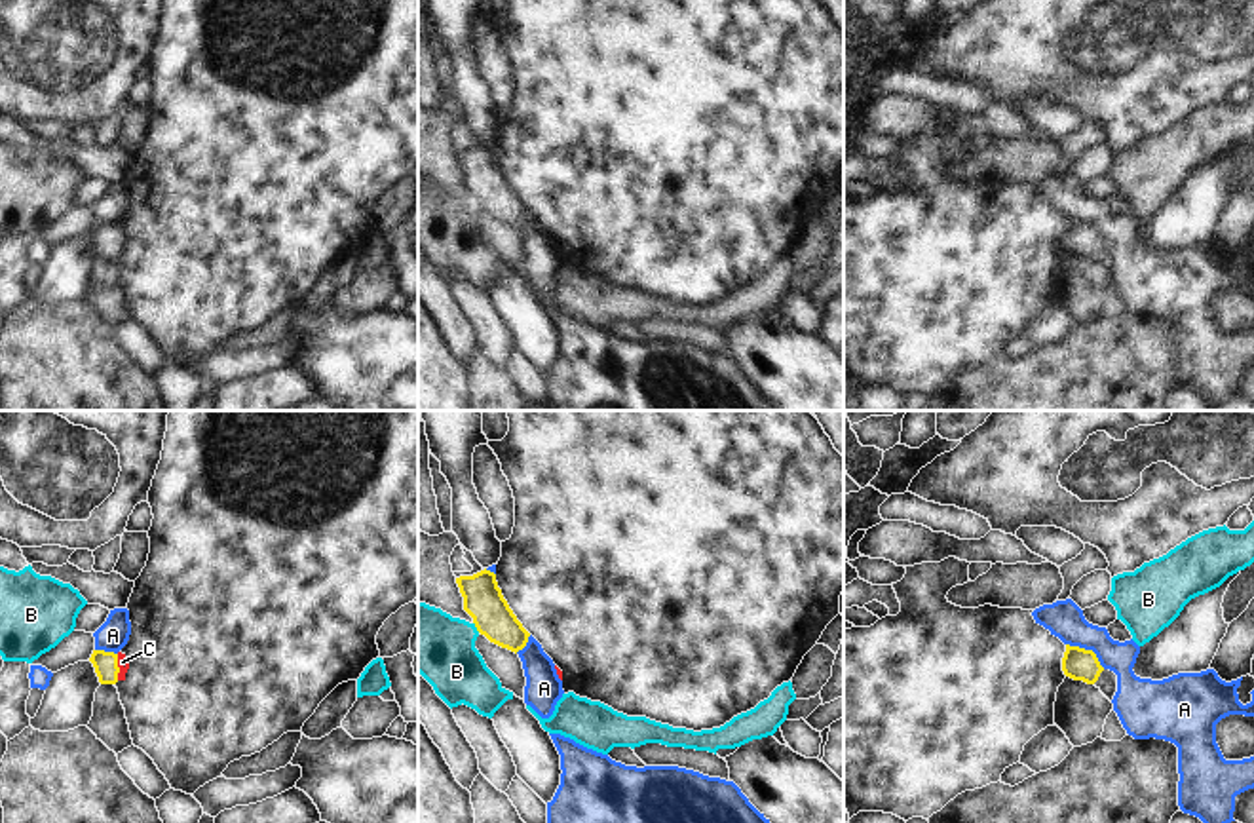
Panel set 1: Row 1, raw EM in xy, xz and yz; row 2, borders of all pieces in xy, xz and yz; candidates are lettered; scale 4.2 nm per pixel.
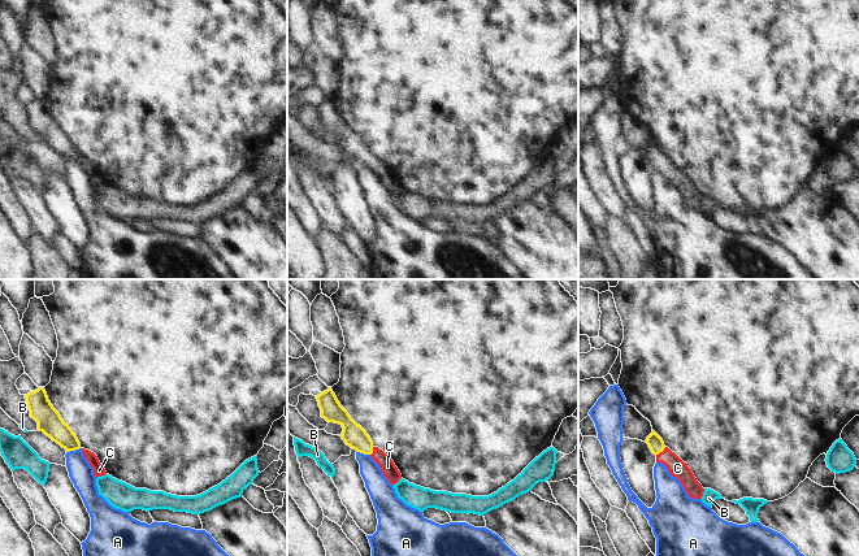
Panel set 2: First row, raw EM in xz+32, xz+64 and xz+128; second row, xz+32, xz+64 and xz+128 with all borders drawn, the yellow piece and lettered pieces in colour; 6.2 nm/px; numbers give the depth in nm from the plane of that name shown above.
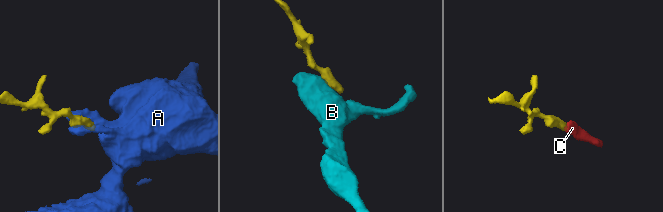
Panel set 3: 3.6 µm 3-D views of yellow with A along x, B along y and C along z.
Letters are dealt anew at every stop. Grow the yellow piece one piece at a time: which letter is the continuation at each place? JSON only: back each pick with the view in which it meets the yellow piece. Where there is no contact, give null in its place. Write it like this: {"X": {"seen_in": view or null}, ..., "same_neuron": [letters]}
{"C": {"seen_in": "xy"}, "same_neuron": ["C"]}

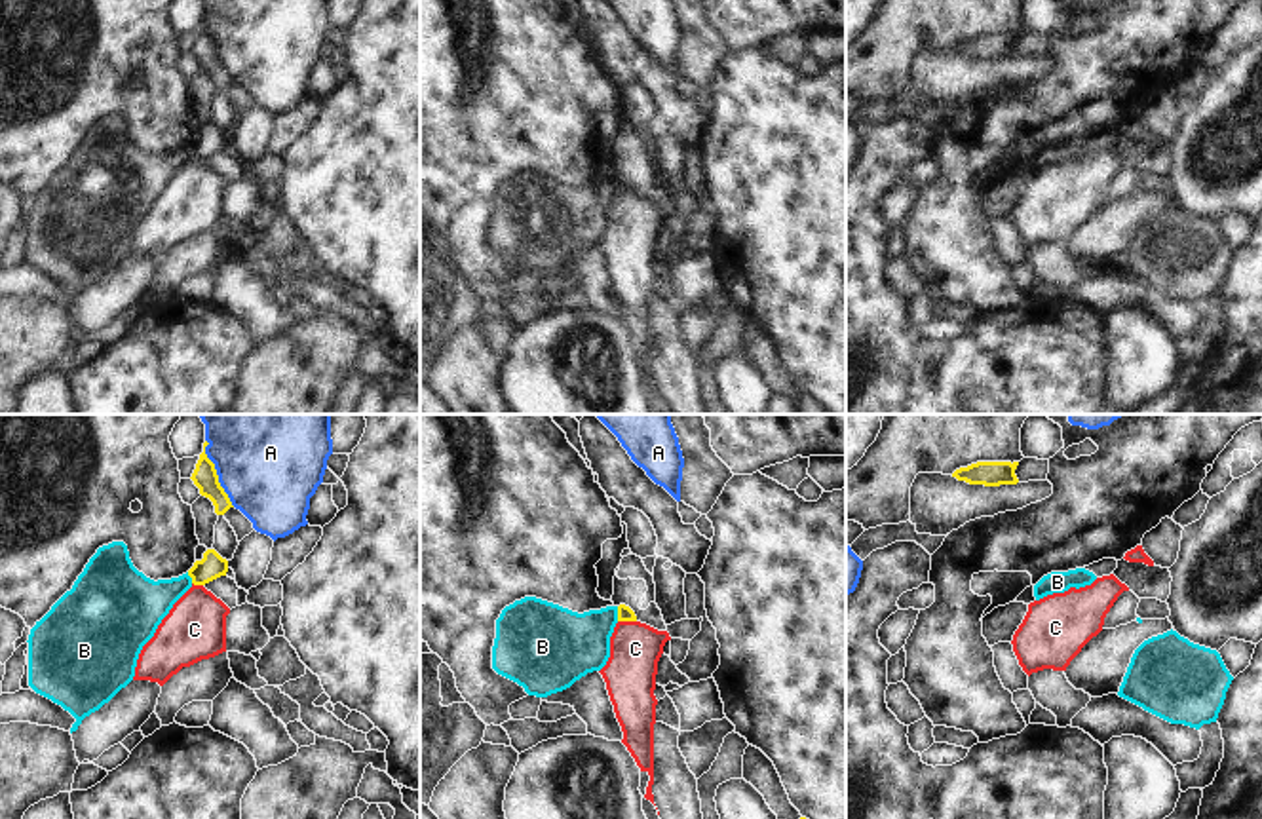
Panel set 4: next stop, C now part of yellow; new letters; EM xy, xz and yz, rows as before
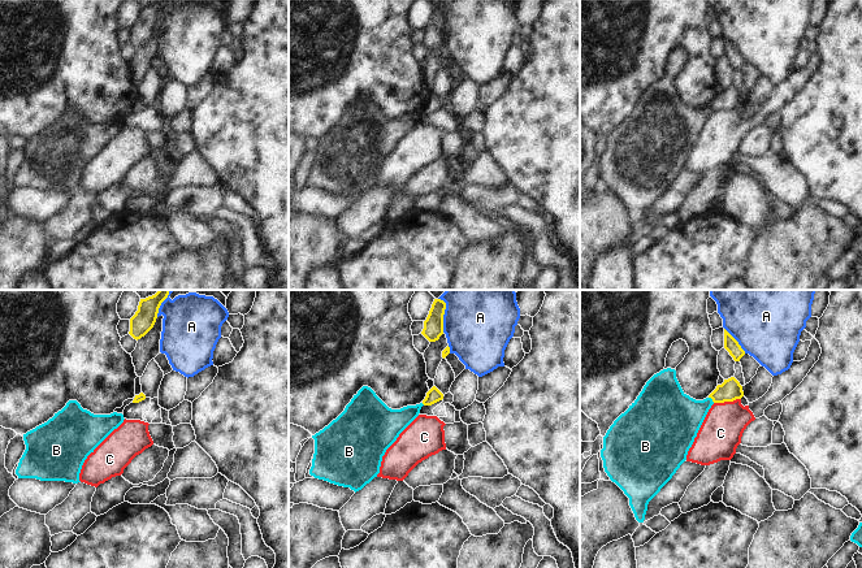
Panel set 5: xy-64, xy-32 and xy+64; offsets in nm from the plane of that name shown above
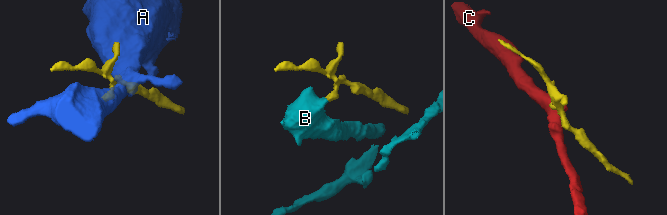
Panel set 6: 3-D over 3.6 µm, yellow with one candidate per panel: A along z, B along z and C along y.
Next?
{"same_neuron": []}

